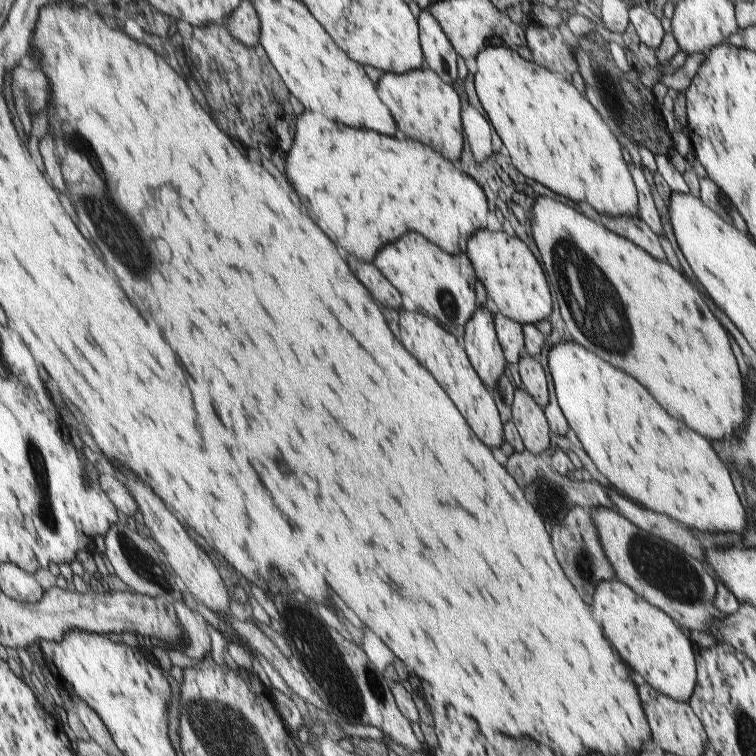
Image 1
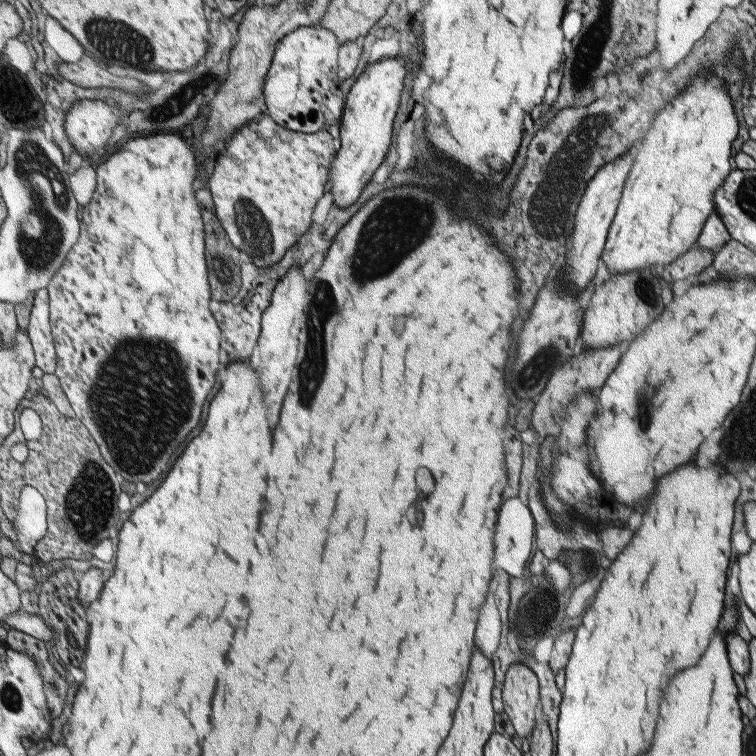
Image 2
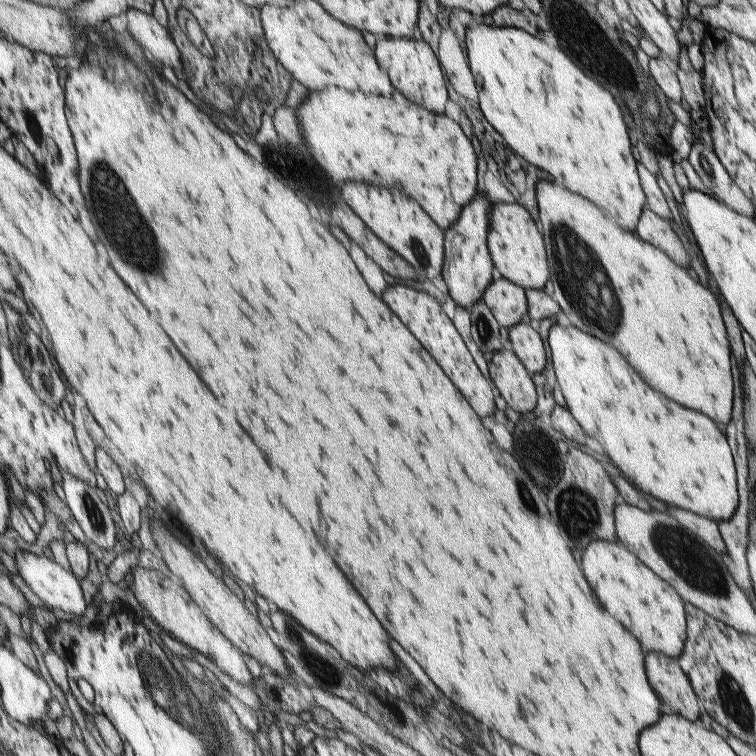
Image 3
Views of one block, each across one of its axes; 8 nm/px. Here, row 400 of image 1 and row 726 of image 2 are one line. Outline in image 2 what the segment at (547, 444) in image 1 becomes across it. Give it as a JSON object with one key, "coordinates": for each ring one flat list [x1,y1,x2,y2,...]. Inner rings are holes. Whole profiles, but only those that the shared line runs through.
{"coordinates":[[521,660,513,662,506,672,502,694,505,713,517,736,527,738,534,730,535,708,541,700,538,677]]}

